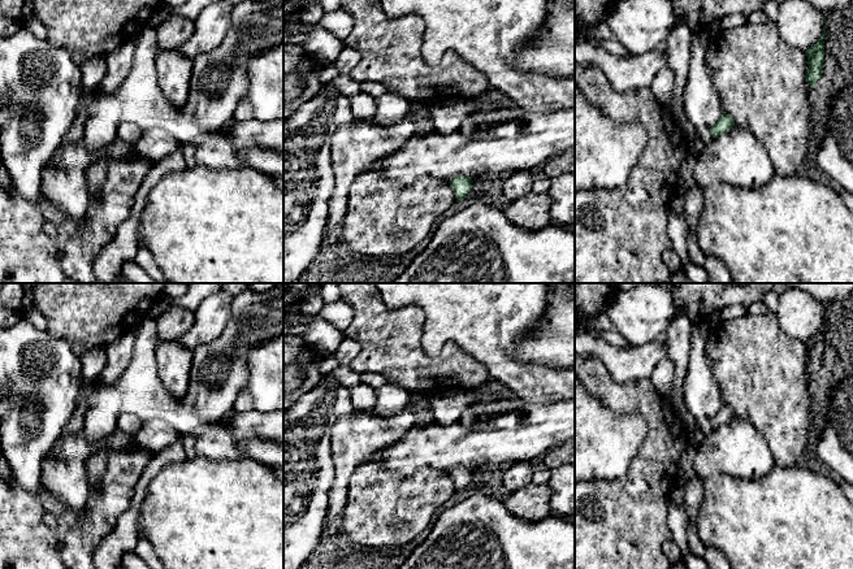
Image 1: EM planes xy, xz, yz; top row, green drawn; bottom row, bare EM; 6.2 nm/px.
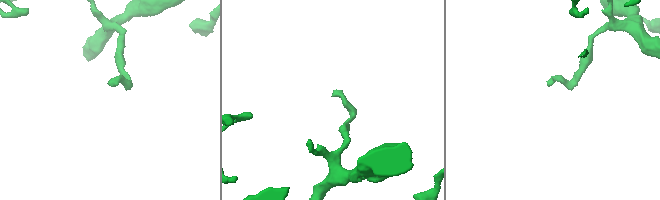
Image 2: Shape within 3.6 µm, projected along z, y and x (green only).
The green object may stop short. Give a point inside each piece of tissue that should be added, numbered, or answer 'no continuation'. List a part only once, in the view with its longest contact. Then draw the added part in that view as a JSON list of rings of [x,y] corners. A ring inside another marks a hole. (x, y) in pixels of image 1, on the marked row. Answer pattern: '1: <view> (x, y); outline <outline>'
1: yz (678, 47); outline [[[676,21],[667,42],[667,66],[675,75],[675,92],[671,101],[672,116],[684,134],[687,142],[702,138],[706,143],[713,139],[709,129],[696,129],[687,118],[683,105],[683,92],[688,79],[690,65],[690,44],[693,32],[684,21]]]

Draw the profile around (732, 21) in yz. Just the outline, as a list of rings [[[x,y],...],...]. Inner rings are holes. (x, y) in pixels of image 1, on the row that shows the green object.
[[[731,14],[731,16],[722,18],[722,21],[718,23],[716,27],[720,30],[728,30],[728,29],[740,27],[746,22],[748,22],[748,18],[745,16]]]

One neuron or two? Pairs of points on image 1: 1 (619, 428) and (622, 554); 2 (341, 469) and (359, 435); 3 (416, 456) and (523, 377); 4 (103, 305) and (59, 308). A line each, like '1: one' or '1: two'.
1: two
2: one
3: two
4: one

